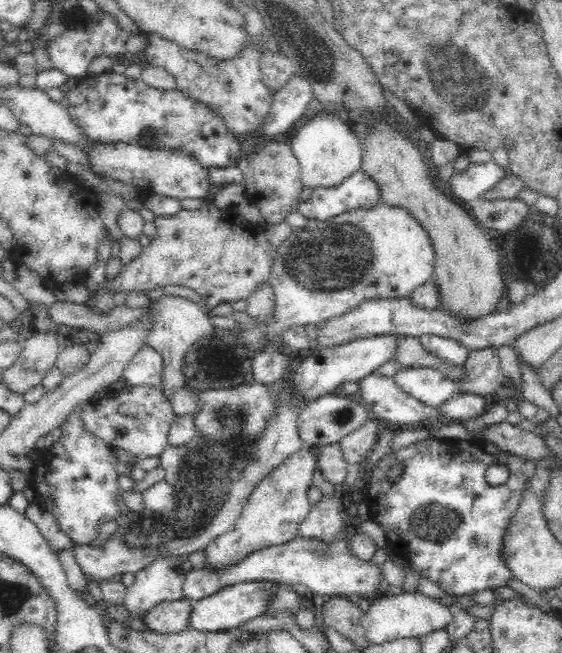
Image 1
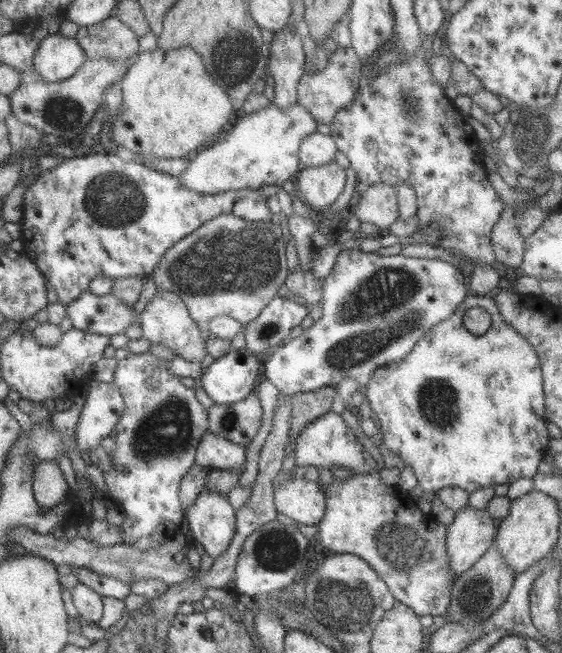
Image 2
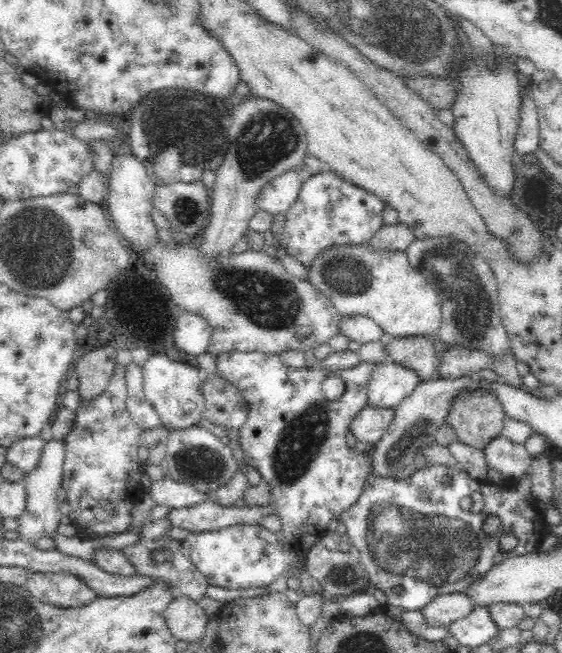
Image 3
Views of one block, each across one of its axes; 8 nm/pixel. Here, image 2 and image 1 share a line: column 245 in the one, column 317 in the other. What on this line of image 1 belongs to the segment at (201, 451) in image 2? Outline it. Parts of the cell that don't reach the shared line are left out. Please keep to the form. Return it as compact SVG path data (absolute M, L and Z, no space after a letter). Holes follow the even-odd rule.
M303 447L272 470L269 477L263 479L250 494L242 514L230 530L204 547L206 562L202 567L225 567L238 562L251 552L267 546L281 545L296 537L300 522L306 520L311 508L308 490L313 484L313 474L320 454L319 447L314 450Z

